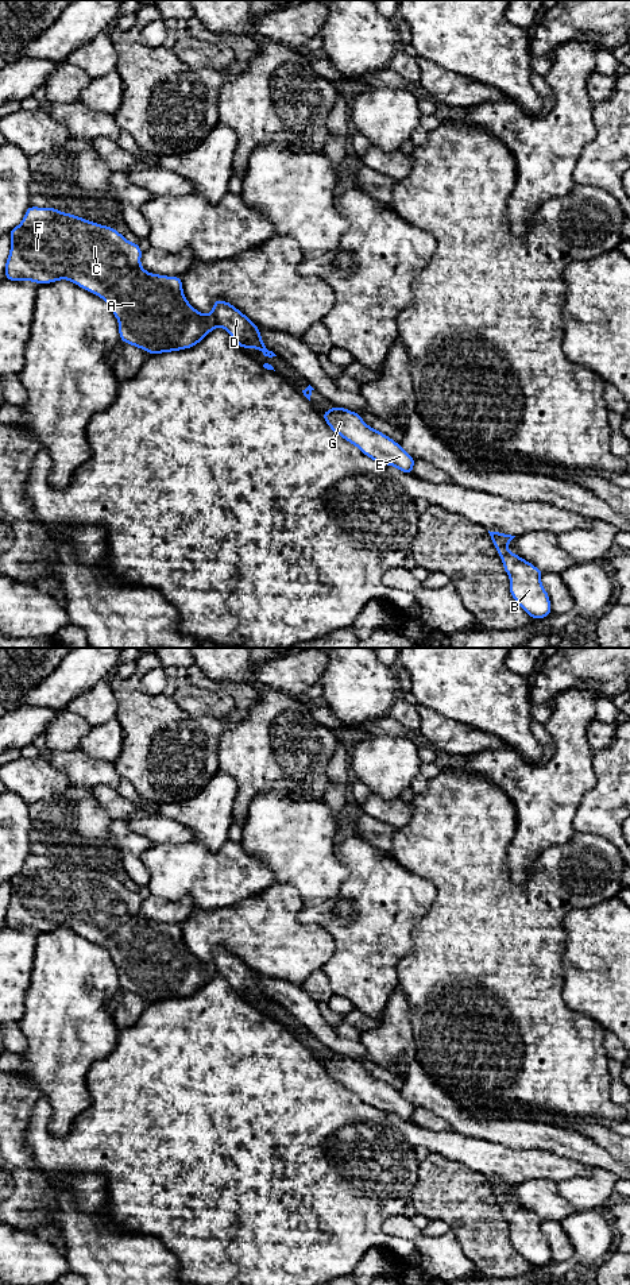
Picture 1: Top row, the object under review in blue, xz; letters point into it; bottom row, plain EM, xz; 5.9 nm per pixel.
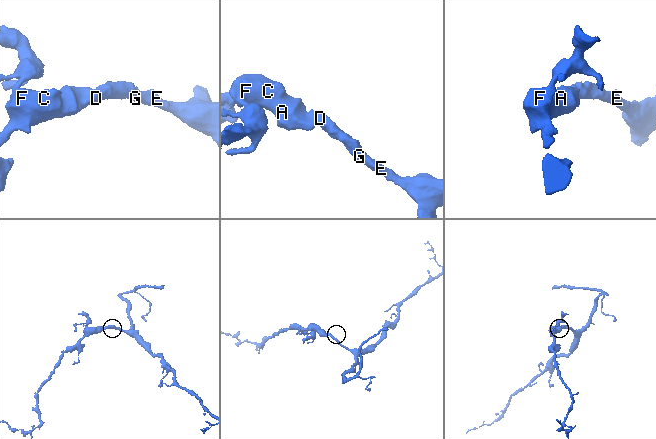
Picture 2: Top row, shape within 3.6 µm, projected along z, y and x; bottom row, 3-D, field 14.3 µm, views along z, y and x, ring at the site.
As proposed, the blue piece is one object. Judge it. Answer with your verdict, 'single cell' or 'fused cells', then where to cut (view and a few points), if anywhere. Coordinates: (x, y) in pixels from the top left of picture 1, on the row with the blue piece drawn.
single cell; cut none

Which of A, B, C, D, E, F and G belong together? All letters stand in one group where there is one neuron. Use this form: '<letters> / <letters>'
A B C D E F G

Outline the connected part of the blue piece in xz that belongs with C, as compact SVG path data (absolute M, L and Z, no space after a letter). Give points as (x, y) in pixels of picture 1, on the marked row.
M28 207L23 221L9 231L11 251L5 262L7 281L32 281L39 285L67 279L77 286L98 296L112 309L119 321L121 343L147 351L150 355L192 348L216 327L224 328L241 348L260 350L264 356L277 356L270 351L260 331L244 313L224 300L214 300L210 315L196 310L186 300L181 277L147 273L140 265L143 254L138 243L128 242L116 228L101 225L57 208Z

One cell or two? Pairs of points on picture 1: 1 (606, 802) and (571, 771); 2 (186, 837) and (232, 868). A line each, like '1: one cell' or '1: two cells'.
1: two cells
2: two cells

